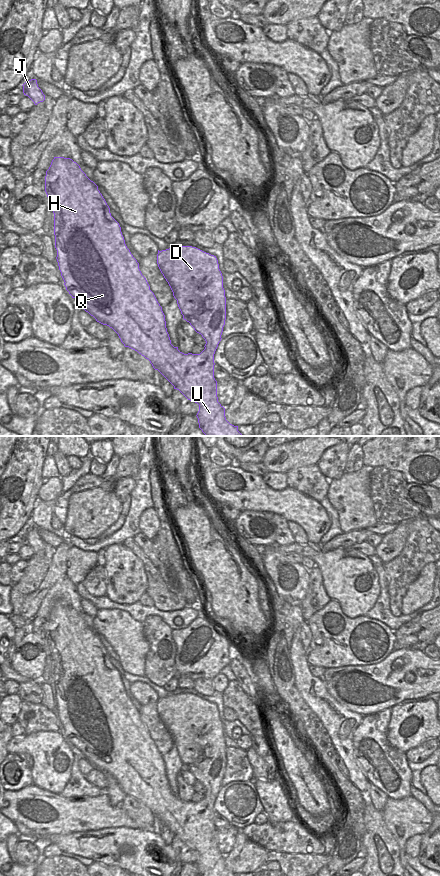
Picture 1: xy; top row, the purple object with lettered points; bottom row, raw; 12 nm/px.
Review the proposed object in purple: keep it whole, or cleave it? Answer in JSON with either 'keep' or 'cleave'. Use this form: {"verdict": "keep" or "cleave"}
{"verdict": "keep"}

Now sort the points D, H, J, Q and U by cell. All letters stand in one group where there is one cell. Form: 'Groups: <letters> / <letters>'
Groups: D H J Q U.

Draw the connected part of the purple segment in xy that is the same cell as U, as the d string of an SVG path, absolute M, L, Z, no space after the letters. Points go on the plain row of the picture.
M54 605L45 624L45 640L54 661L55 696L57 710L66 738L97 770L112 776L125 795L129 795L150 809L173 834L188 848L199 853L197 861L199 876L238 876L225 865L225 856L218 850L217 829L214 826L214 802L221 789L226 768L226 745L223 724L216 704L192 694L177 694L159 699L157 712L168 730L183 767L205 787L205 797L200 802L184 802L171 792L166 776L165 763L146 726L139 717L139 711L125 692L119 671L111 664L98 634L70 606Z

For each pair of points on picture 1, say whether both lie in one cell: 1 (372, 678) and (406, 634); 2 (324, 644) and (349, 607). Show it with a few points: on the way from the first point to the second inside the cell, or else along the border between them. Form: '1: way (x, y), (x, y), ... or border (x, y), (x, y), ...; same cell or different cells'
1: border (417, 650), (396, 649), (393, 651); different cells
2: border (330, 598), (350, 618), (364, 615); different cells

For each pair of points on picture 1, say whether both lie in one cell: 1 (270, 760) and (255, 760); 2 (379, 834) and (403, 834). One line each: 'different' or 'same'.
1: different
2: different

